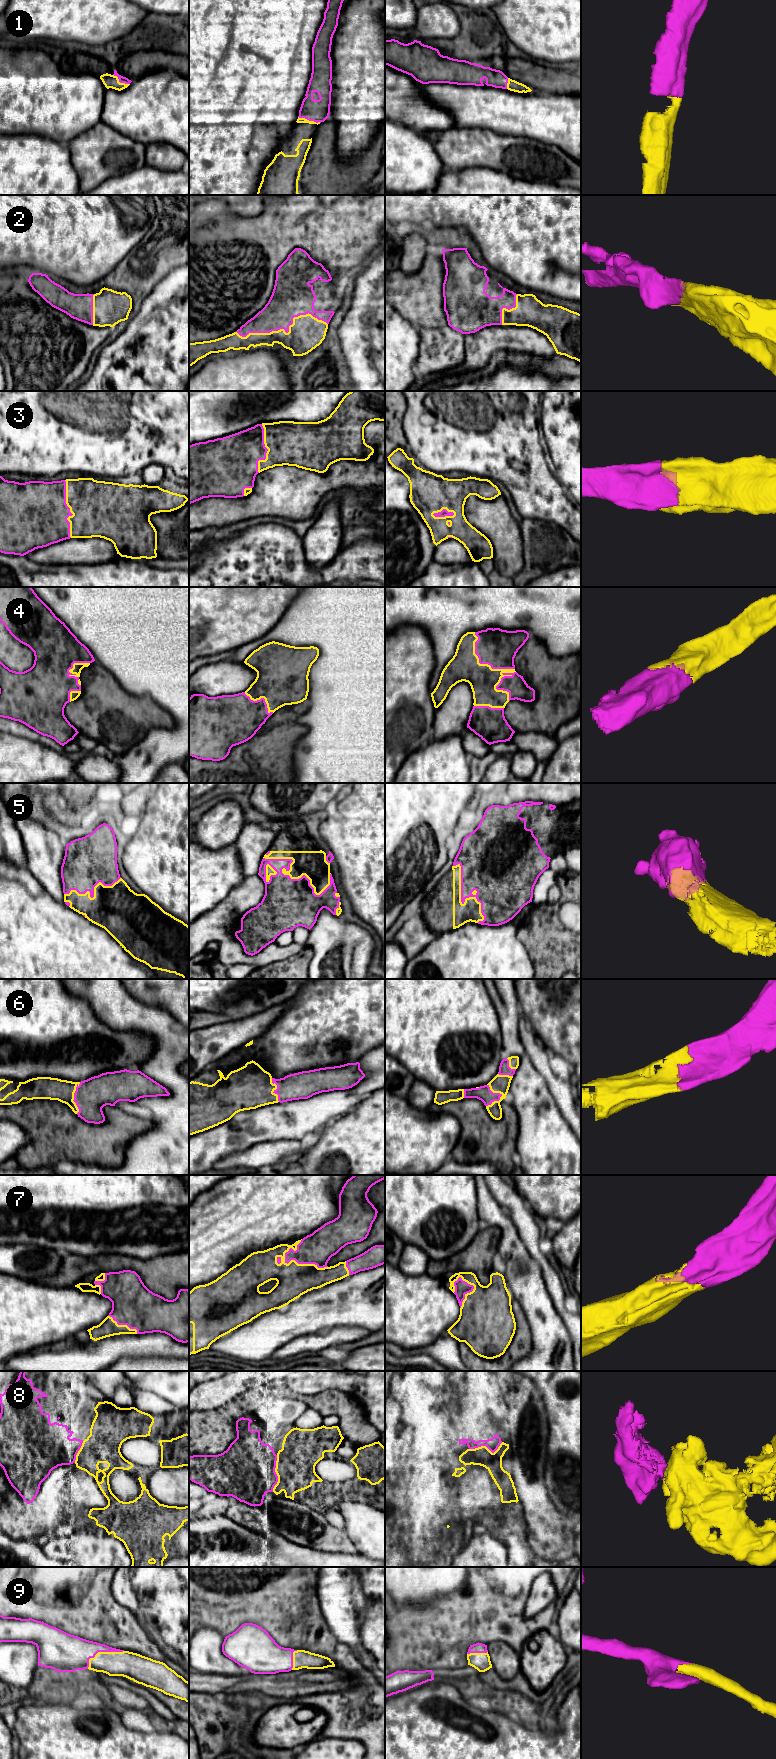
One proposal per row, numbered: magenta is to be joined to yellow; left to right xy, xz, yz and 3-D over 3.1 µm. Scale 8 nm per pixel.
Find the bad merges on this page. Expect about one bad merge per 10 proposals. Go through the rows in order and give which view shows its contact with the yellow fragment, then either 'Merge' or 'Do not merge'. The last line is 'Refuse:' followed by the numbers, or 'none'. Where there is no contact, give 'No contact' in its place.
1: Touches yellow in xz. Merge
2: Touches yellow in xz. Merge
3: Touches yellow in xy. Merge
4: Touches yellow in yz. Merge
5: Touches yellow in xz. Merge
6: Touches yellow in yz. Merge
7: Touches yellow in xz. Merge
8: Touches yellow in xz. Merge
9: Touches yellow in xy. Merge
Refuse: none

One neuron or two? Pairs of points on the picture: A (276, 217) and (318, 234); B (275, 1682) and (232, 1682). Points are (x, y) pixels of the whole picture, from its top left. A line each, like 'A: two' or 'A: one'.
A: one
B: one

